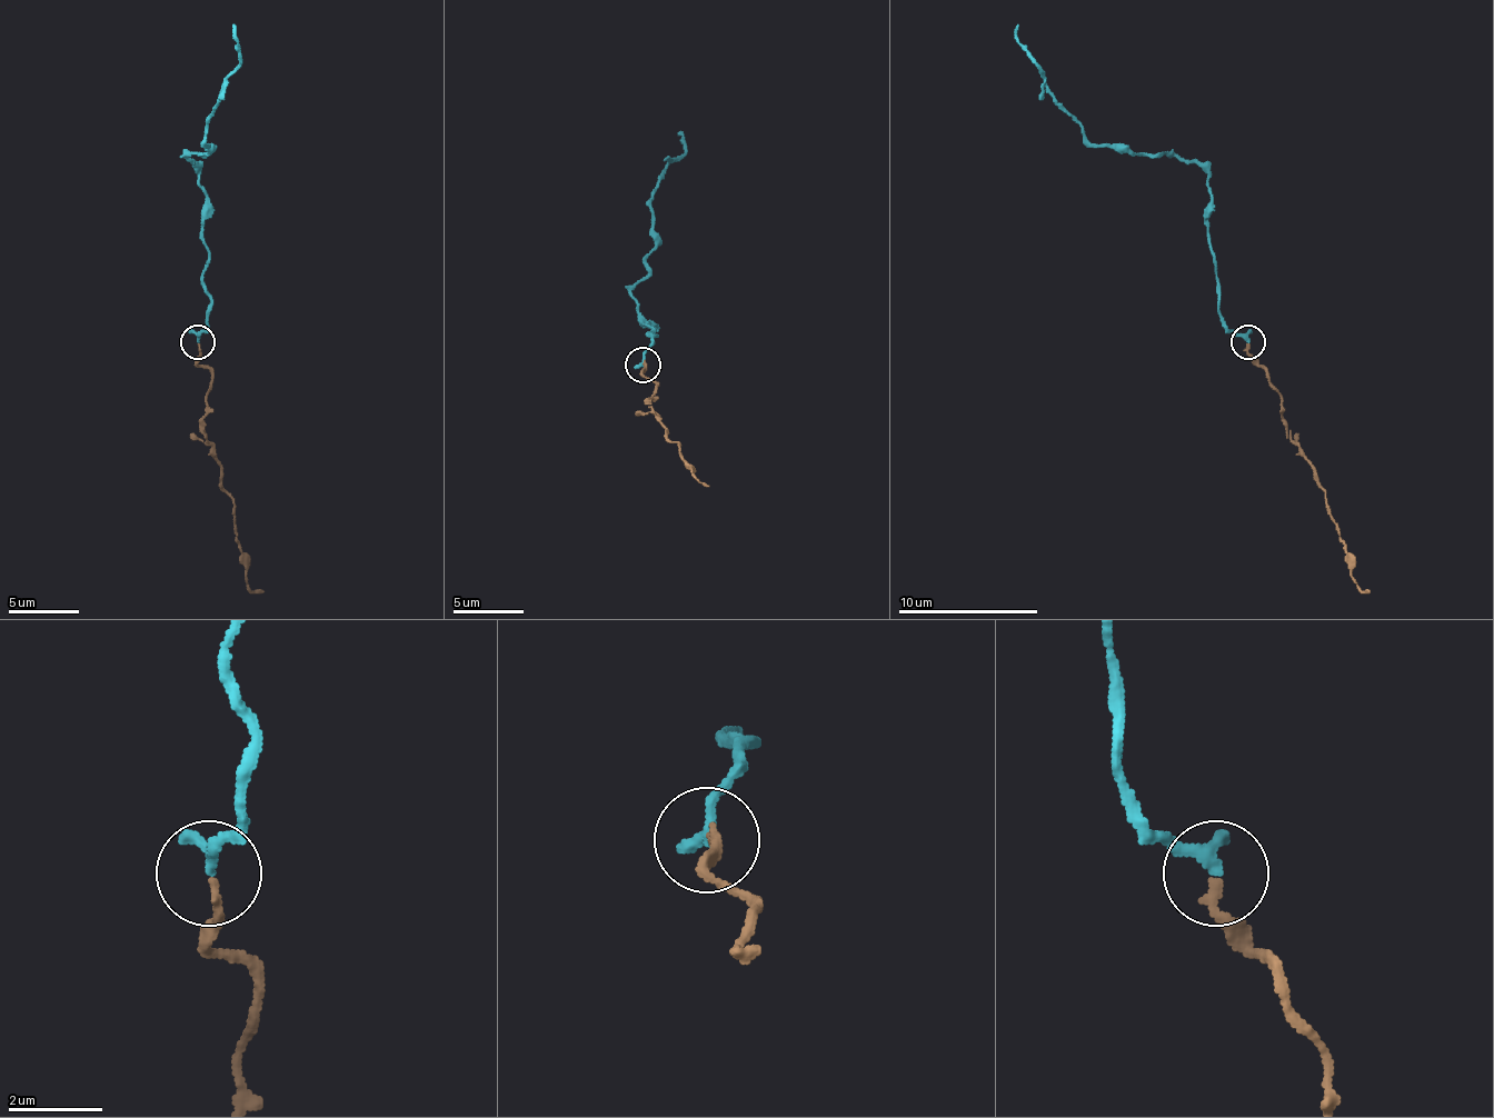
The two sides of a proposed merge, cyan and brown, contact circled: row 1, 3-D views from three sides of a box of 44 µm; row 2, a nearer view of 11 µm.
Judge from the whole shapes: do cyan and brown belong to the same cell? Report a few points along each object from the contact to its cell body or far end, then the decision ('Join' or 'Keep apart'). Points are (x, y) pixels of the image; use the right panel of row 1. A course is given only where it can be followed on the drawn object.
Course of cyan: (1247, 341), (1236, 338), (1218, 312), (1208, 242), (1212, 190), (1194, 162), (1093, 145), (1015, 36), (1018, 25). Course of brown: (1247, 345), (1254, 362), (1268, 372), (1282, 400), (1286, 436), (1314, 471), (1356, 584), (1370, 594). Join

